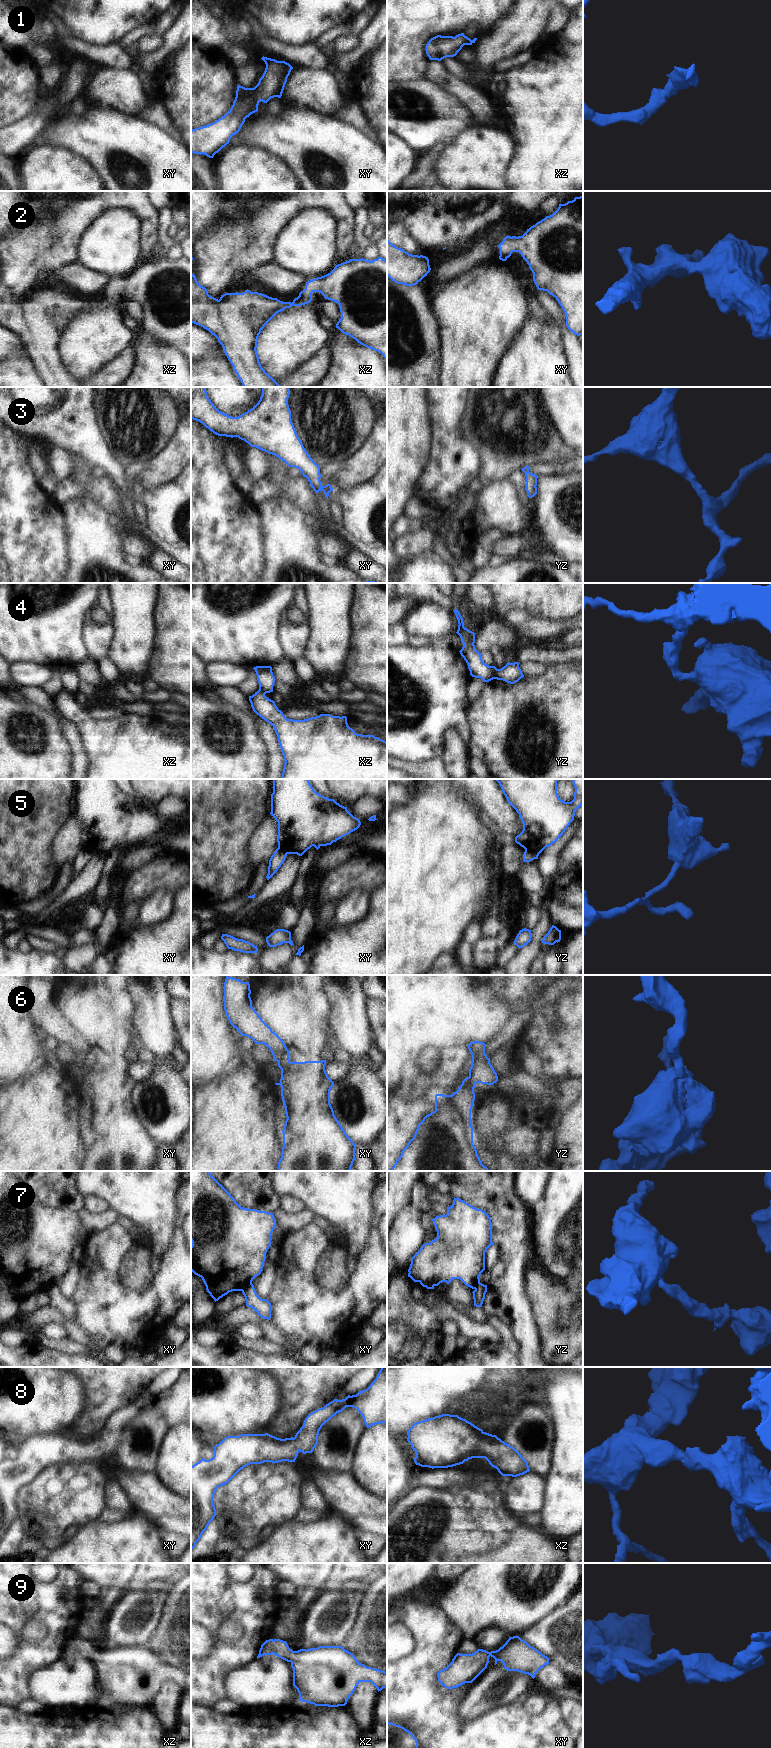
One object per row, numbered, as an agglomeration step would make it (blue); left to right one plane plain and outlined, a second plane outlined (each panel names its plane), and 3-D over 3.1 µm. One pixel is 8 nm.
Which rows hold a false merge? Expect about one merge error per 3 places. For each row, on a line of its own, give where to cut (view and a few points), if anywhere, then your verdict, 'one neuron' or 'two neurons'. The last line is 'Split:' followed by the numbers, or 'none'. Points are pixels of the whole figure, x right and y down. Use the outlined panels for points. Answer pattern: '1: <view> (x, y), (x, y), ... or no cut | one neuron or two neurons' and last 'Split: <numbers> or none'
1: no cut | one neuron
2: no cut | one neuron
3: no cut | one neuron
4: yz (496, 668), (495, 678) | two neurons
5: yz (525, 850), (531, 850), (538, 855) | two neurons
6: no cut | one neuron
7: xy (251, 1283), (247, 1283), (240, 1290) | two neurons
8: no cut | one neuron
9: no cut | one neuron
Split: 4, 5, 7

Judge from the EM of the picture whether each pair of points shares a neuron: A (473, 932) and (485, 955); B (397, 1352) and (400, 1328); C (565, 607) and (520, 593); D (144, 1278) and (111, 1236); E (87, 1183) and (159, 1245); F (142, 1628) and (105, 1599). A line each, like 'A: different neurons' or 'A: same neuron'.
A: different neurons
B: same neuron
C: same neuron
D: different neurons
E: same neuron
F: different neurons

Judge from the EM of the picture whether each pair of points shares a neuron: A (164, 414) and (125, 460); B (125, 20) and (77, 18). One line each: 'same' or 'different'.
A: same
B: same

